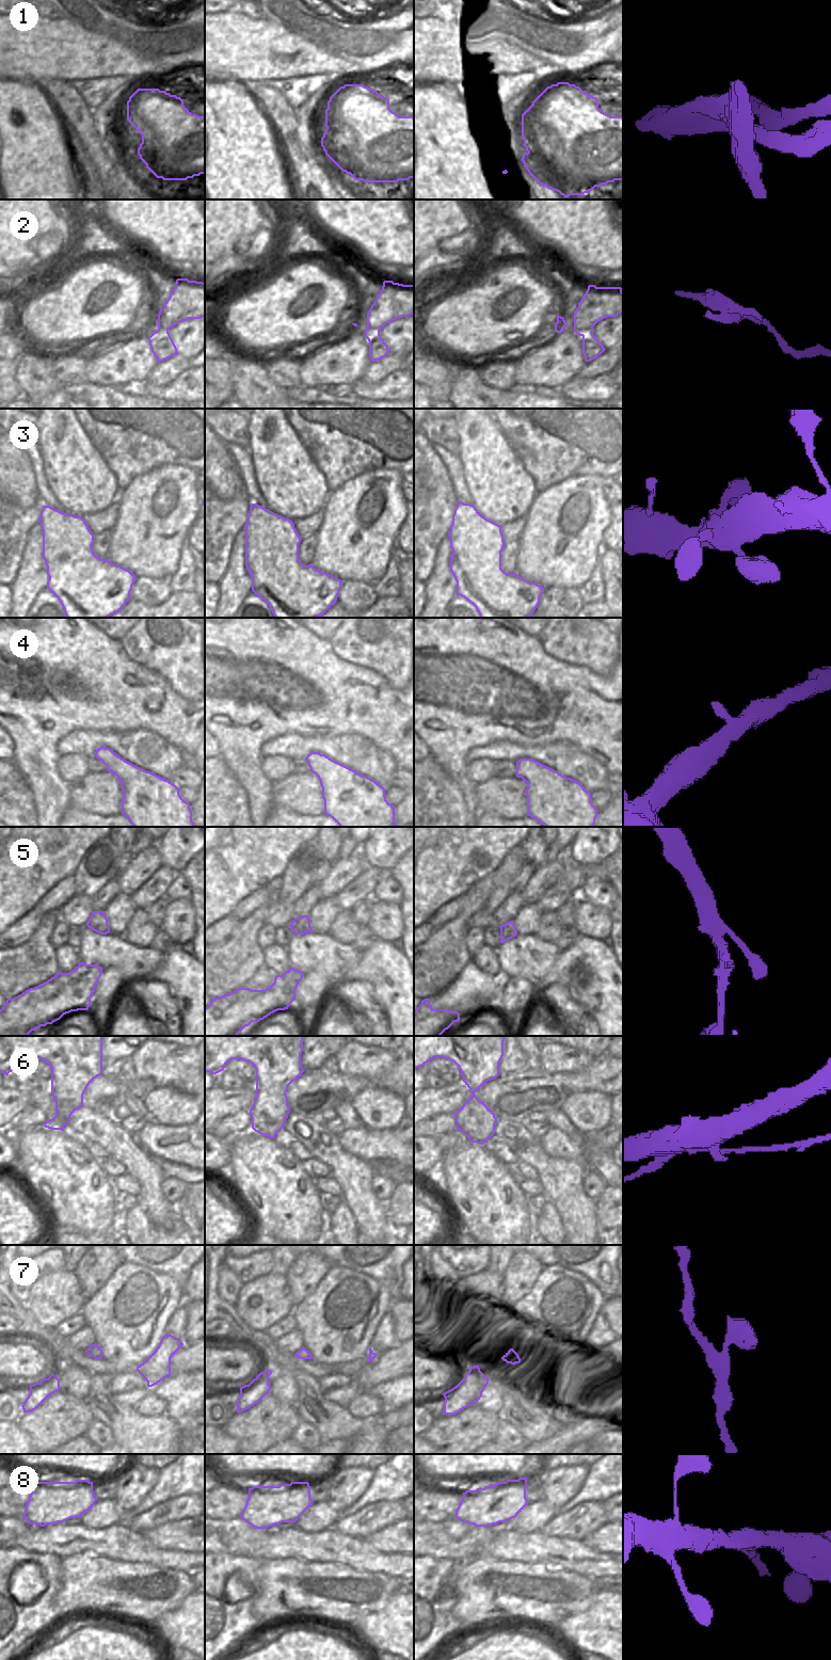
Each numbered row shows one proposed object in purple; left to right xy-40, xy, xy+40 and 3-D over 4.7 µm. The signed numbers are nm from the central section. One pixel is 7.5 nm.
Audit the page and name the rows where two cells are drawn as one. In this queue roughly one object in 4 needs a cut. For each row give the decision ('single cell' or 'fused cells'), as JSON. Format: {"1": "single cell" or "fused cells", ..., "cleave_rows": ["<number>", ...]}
{"1": "fused cells", "2": "fused cells", "3": "single cell", "4": "single cell", "5": "single cell", "6": "fused cells", "7": "single cell", "8": "single cell", "cleave_rows": ["1", "2", "6"]}

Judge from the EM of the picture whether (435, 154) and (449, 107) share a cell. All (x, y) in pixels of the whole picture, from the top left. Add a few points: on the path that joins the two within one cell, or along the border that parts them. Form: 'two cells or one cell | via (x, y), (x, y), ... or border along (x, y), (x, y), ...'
one cell | via (445, 142), (445, 118)

